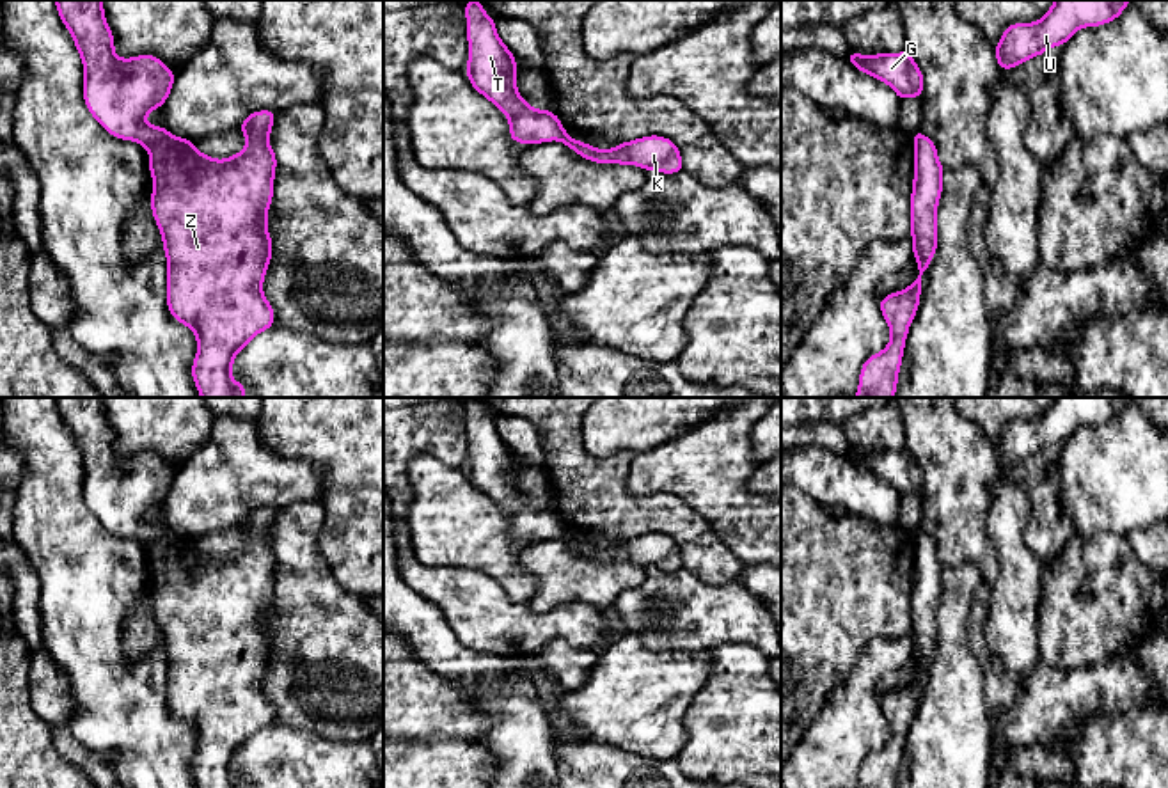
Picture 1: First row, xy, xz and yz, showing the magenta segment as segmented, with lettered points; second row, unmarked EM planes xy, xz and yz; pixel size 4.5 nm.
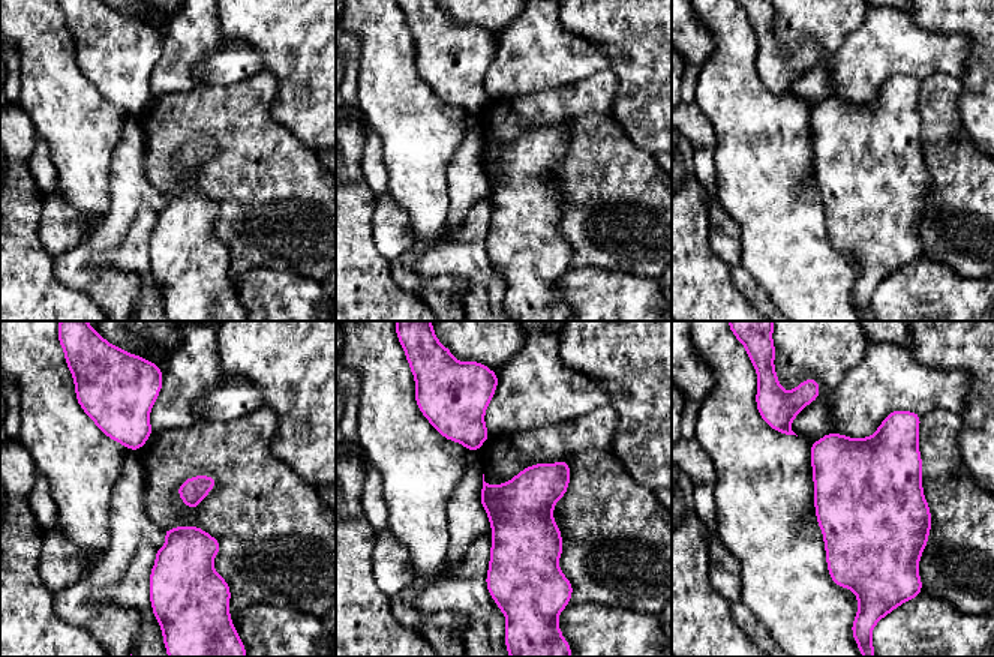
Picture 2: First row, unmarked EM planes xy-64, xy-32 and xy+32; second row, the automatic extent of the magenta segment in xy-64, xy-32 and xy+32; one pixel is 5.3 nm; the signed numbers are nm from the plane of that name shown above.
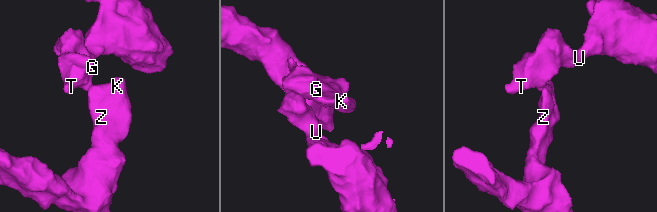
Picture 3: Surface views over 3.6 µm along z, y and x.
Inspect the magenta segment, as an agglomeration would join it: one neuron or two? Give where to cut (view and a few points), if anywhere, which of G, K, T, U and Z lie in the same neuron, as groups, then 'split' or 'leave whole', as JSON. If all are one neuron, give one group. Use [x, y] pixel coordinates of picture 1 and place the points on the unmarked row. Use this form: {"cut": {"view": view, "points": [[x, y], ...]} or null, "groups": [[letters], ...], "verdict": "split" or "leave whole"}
{"cut": {"view": "xy", "points": [[167, 529], [149, 549]]}, "groups": [["G", "T", "U"], ["K", "Z"]], "verdict": "split"}

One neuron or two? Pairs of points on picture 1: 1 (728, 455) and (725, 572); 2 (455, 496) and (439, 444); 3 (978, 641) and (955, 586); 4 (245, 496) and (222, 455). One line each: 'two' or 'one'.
1: two
2: two
3: two
4: one

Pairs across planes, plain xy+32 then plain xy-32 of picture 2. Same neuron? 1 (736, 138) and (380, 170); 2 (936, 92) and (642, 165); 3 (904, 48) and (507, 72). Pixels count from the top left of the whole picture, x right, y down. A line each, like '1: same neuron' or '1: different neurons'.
1: different neurons
2: same neuron
3: same neuron

